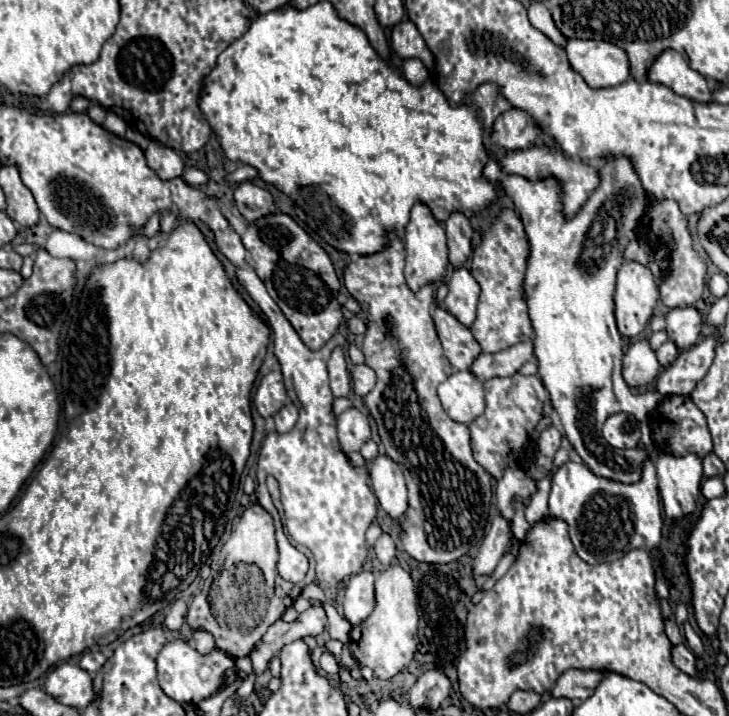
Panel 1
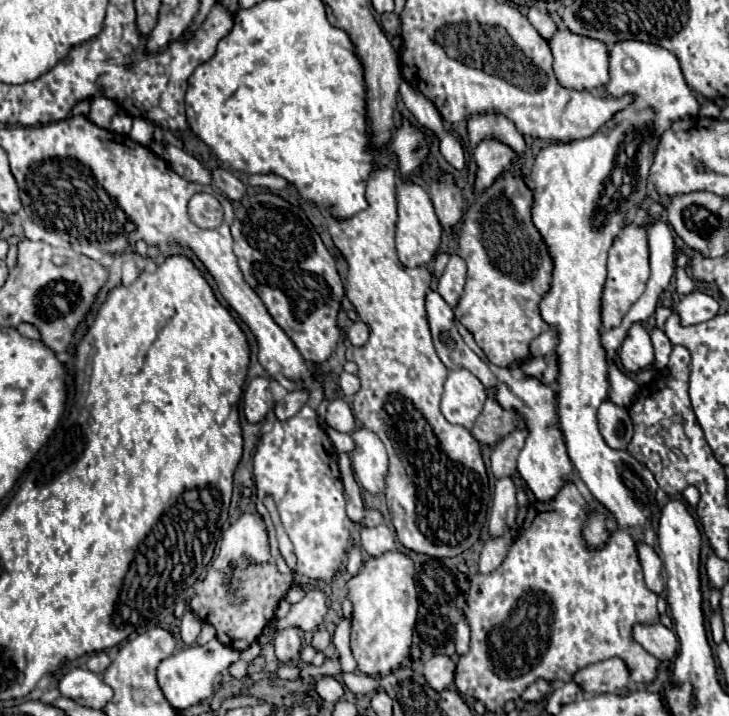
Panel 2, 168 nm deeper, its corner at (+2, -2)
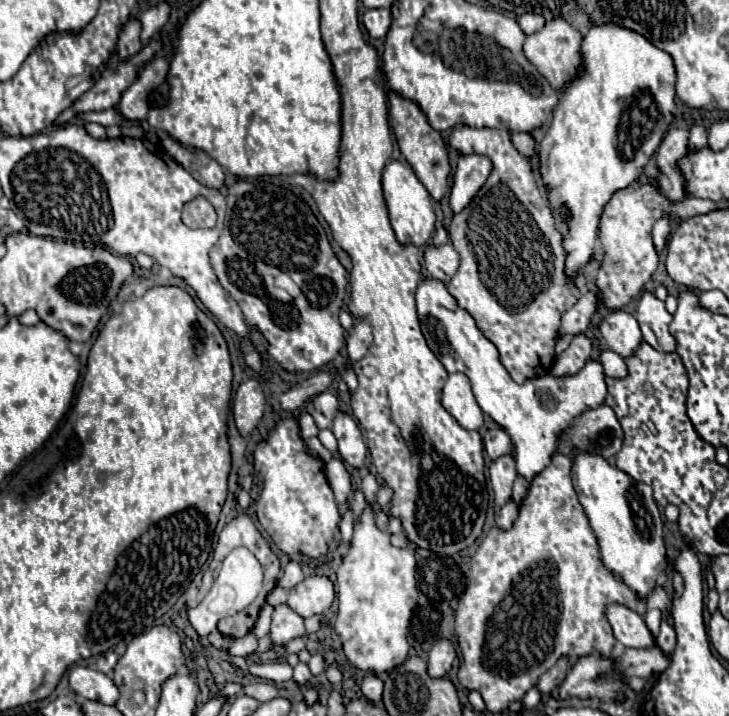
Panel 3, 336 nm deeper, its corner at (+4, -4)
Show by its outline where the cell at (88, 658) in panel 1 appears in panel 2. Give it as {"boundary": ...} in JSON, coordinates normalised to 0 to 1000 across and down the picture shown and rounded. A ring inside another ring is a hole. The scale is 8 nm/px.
{"boundary":[[[137,909],[133,911],[133,913],[125,913],[125,919],[122,919],[122,925],[119,925],[119,933],[122,933],[125,939],[130,939],[130,941],[141,941],[150,927],[152,927],[150,916],[144,913],[144,909]]]}

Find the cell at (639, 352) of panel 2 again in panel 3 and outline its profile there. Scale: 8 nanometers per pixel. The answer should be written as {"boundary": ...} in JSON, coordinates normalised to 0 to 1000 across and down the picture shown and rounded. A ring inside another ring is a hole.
{"boundary":[[[857,433],[835,436],[830,441],[830,447],[824,450],[822,461],[824,461],[824,469],[830,472],[833,483],[855,500],[868,497],[882,475],[871,441],[866,441]]]}

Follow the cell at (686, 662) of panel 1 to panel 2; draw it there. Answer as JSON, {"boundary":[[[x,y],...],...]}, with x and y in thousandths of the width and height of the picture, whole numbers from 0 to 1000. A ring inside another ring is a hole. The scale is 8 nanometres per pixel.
{"boundary":[[[871,872],[866,877],[866,888],[901,922],[923,922],[929,913],[929,888],[909,872]]]}

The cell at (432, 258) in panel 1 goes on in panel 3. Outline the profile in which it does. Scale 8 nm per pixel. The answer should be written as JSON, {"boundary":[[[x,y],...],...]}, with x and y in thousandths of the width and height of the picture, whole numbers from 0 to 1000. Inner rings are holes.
{"boundary":[[[539,223],[528,232],[525,237],[525,271],[528,282],[534,291],[534,304],[536,316],[542,321],[542,330],[550,341],[569,341],[569,344],[583,344],[597,324],[597,296],[591,288],[591,274],[586,263],[575,254],[564,232]]]}

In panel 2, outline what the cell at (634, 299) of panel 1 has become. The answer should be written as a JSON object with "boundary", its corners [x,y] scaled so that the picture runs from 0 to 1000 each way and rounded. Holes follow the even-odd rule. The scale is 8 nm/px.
{"boundary":[[[860,313],[844,332],[833,360],[833,394],[824,413],[824,458],[835,461],[852,453],[860,433],[882,411],[890,391],[890,346],[888,346],[888,316]]]}

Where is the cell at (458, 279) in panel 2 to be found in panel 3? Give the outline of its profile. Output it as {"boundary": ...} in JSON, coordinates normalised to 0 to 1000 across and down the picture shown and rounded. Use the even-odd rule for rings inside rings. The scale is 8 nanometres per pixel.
{"boundary":[[[610,341],[602,346],[597,344],[583,346],[583,366],[586,366],[583,372],[588,385],[599,388],[608,397],[613,397],[616,388],[621,388],[630,374],[630,358],[619,341]]]}

